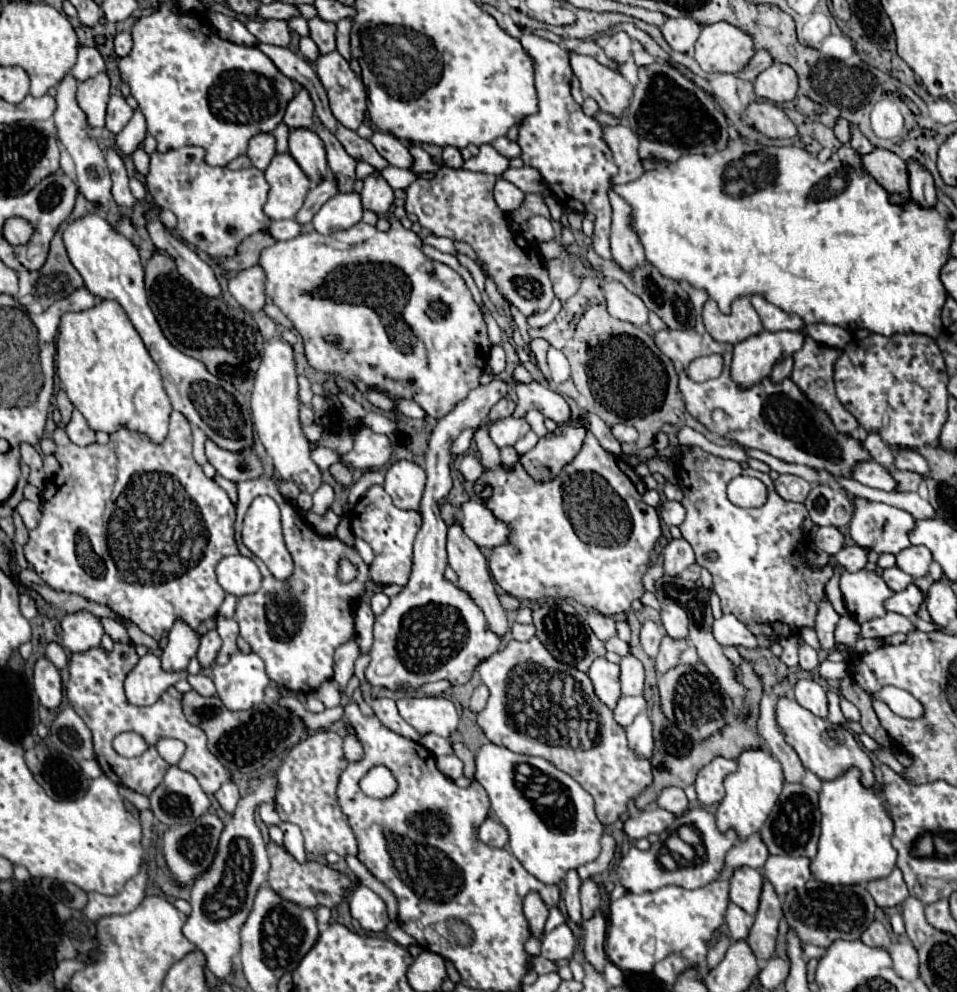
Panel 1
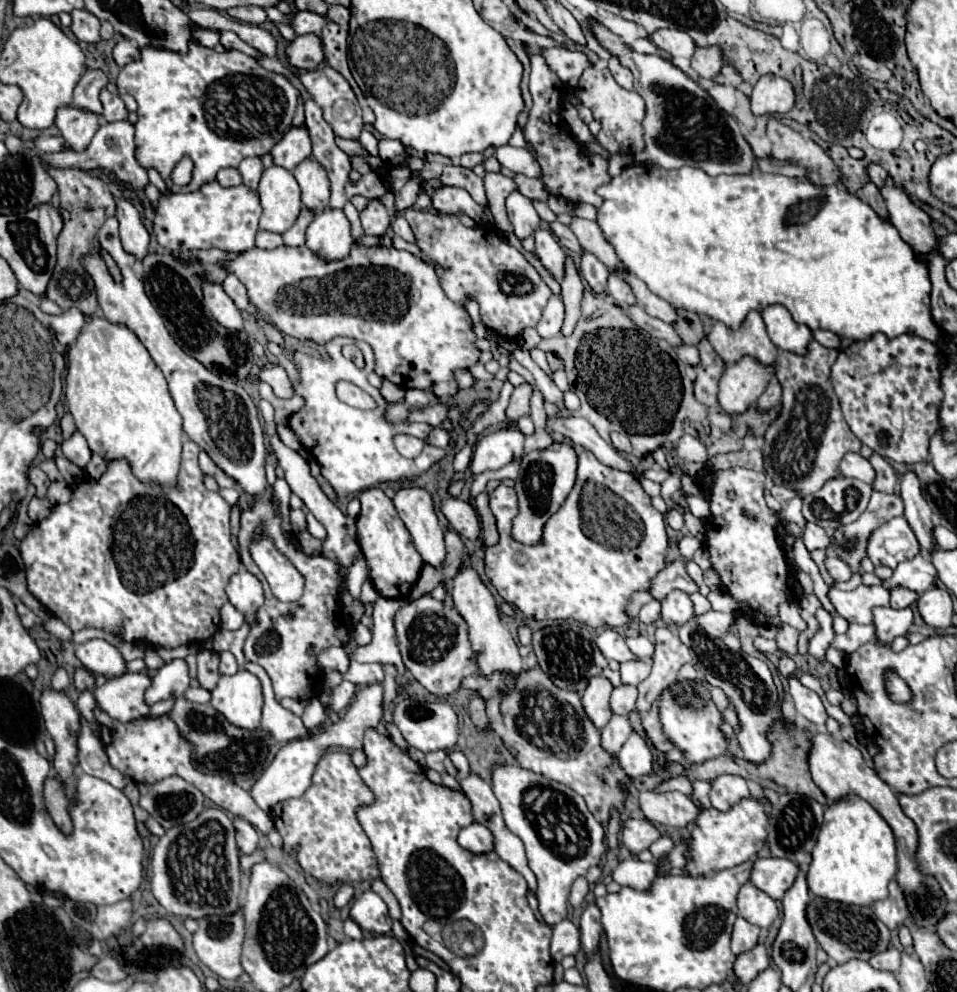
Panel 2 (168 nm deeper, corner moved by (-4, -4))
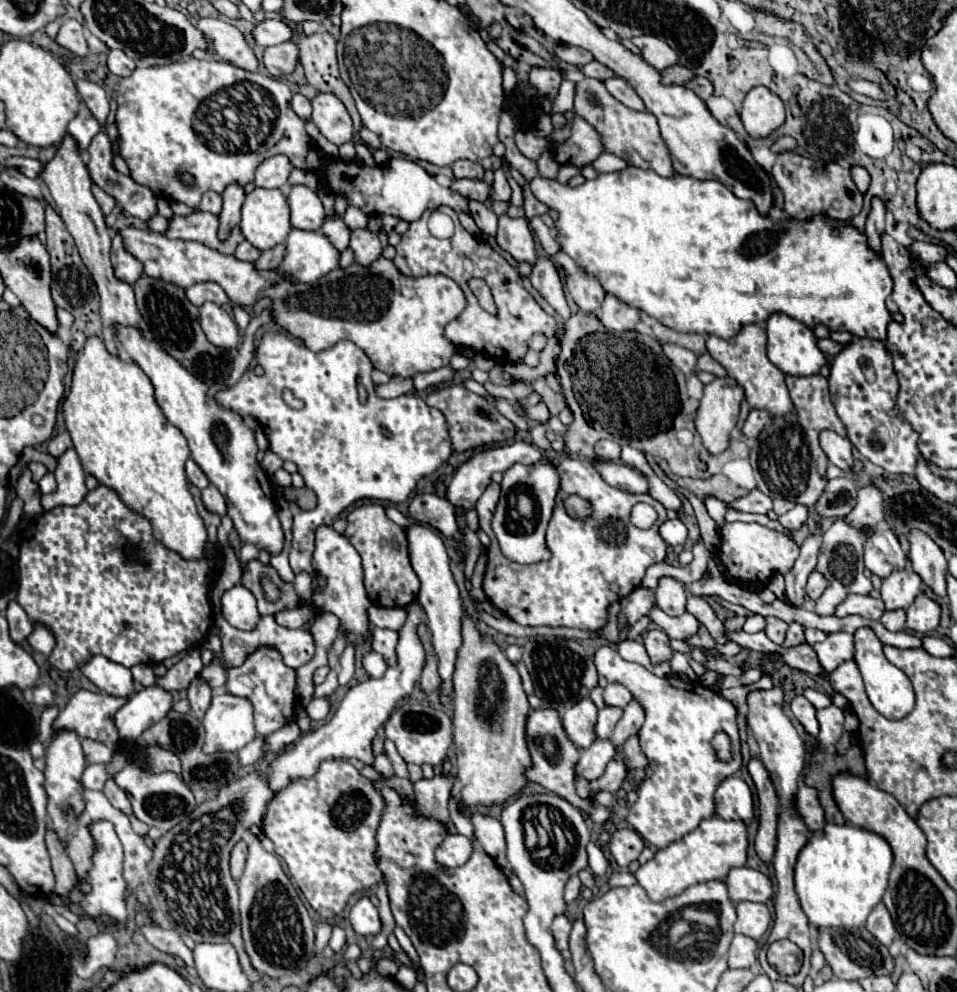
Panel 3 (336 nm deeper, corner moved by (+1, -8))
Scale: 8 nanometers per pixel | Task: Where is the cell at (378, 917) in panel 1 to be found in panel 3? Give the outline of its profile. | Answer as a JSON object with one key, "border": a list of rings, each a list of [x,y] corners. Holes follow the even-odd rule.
{"border":[[[367,896],[359,898],[351,912],[349,912],[349,922],[353,926],[353,930],[361,936],[375,936],[381,932],[381,922],[379,922],[379,912],[377,908],[371,904],[371,900]]]}

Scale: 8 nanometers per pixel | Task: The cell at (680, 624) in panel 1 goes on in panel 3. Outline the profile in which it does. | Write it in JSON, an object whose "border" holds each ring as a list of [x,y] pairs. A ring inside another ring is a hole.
{"border":[[[661,578],[657,586],[657,606],[669,616],[683,614],[687,606],[687,594],[683,590],[683,584],[673,578]]]}

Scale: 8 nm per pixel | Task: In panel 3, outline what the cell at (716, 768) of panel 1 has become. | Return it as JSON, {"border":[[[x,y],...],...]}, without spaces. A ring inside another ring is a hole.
{"border":[[[729,776],[717,786],[715,814],[723,820],[749,822],[753,818],[753,796],[741,778]]]}

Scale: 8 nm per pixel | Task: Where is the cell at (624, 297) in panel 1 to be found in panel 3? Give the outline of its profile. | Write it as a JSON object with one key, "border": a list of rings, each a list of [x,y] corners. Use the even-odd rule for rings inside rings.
{"border":[[[659,342],[661,348],[665,350],[665,356],[687,376],[687,374],[693,374],[695,366],[697,366],[697,356],[689,350],[689,348],[683,348],[683,346],[677,346],[677,344],[671,344],[671,342]]]}

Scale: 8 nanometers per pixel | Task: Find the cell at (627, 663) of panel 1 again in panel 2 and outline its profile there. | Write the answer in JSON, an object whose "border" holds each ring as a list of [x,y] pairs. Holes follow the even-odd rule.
{"border":[[[618,686],[610,696],[610,710],[618,716],[628,716],[634,710],[634,702],[638,698],[636,686]]]}

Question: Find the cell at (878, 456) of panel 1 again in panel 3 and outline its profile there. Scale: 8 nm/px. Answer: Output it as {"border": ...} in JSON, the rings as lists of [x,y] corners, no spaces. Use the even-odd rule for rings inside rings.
{"border":[[[869,484],[859,490],[857,506],[851,510],[851,514],[845,516],[847,522],[853,526],[877,526],[885,518],[885,508],[883,508],[883,494],[877,490],[877,486]]]}

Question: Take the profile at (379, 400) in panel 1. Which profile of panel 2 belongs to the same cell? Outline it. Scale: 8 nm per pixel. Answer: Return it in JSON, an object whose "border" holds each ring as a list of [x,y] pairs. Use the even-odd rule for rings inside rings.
{"border":[[[384,380],[384,384],[382,384],[382,390],[380,390],[380,392],[382,392],[382,396],[384,396],[390,404],[404,400],[404,388],[402,388],[402,386],[392,384],[390,380]]]}

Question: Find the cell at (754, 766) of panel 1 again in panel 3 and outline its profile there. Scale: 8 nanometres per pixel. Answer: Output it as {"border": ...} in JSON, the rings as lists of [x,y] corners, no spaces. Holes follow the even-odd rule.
{"border":[[[713,816],[703,820],[693,832],[689,832],[681,840],[675,840],[667,848],[657,850],[649,862],[639,866],[635,876],[653,902],[663,902],[681,894],[693,884],[725,878],[731,868],[743,866],[747,862],[747,846],[749,840],[745,822],[723,820],[719,816]]]}

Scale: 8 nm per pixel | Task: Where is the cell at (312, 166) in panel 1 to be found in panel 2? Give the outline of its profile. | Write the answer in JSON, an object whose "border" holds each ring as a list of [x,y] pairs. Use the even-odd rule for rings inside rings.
{"border":[[[308,158],[294,168],[294,178],[302,190],[302,206],[314,214],[324,212],[330,198],[330,182],[322,166]]]}

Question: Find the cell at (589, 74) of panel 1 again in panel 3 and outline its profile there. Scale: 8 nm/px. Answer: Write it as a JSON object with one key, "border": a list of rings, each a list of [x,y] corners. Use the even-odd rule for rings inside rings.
{"border":[[[583,78],[575,84],[575,114],[581,116],[583,120],[587,120],[599,132],[605,152],[627,160],[631,166],[637,166],[643,170],[653,170],[659,176],[673,176],[671,158],[661,140],[655,116],[645,110],[643,112],[629,110],[625,104],[617,102],[607,92],[607,88],[603,86],[601,80]]]}

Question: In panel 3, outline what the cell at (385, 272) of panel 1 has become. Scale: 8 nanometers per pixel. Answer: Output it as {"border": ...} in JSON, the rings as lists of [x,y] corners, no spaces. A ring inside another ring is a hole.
{"border":[[[125,228],[117,230],[123,240],[125,248],[143,262],[145,274],[153,278],[161,278],[165,282],[173,282],[177,286],[189,288],[197,282],[217,282],[229,296],[229,300],[235,306],[253,306],[255,302],[269,298],[271,300],[271,314],[273,320],[287,330],[293,338],[301,340],[309,350],[327,350],[335,342],[351,340],[353,344],[361,346],[373,366],[389,376],[401,376],[401,378],[413,378],[419,372],[431,372],[435,368],[447,366],[451,362],[451,356],[455,354],[455,346],[445,338],[445,326],[461,314],[465,308],[465,294],[463,290],[447,276],[421,276],[421,278],[405,278],[397,266],[393,266],[391,260],[379,258],[377,262],[369,266],[357,266],[351,264],[347,268],[337,268],[323,276],[317,282],[301,284],[289,280],[287,274],[281,274],[279,270],[253,270],[253,262],[243,262],[235,256],[223,256],[217,250],[211,250],[199,242],[185,242],[185,240],[169,240],[163,234],[155,234],[149,230],[139,228]]]}

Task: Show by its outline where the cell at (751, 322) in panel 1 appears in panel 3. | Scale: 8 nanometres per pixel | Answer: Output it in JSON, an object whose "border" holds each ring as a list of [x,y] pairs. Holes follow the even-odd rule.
{"border":[[[749,324],[743,326],[741,332],[731,340],[709,336],[707,352],[727,370],[729,376],[733,376],[743,386],[745,398],[753,408],[765,408],[769,410],[769,414],[787,414],[791,412],[791,400],[785,386],[785,374],[775,364],[771,364],[765,352],[765,344],[765,330],[759,324]]]}

